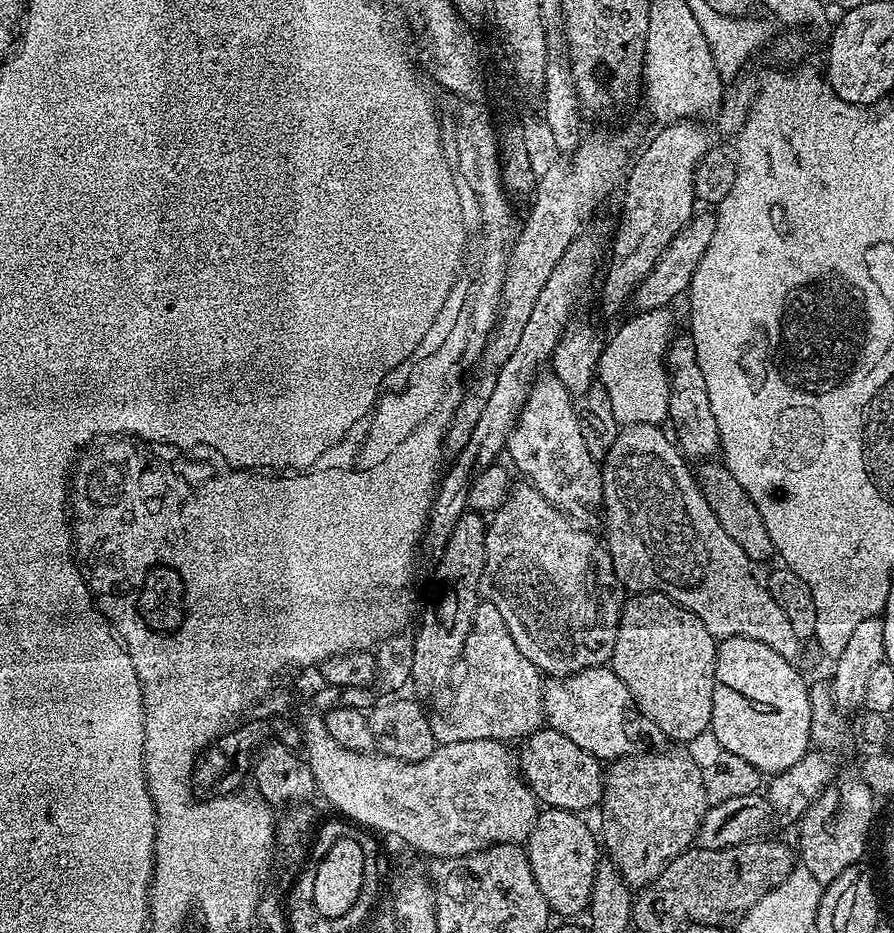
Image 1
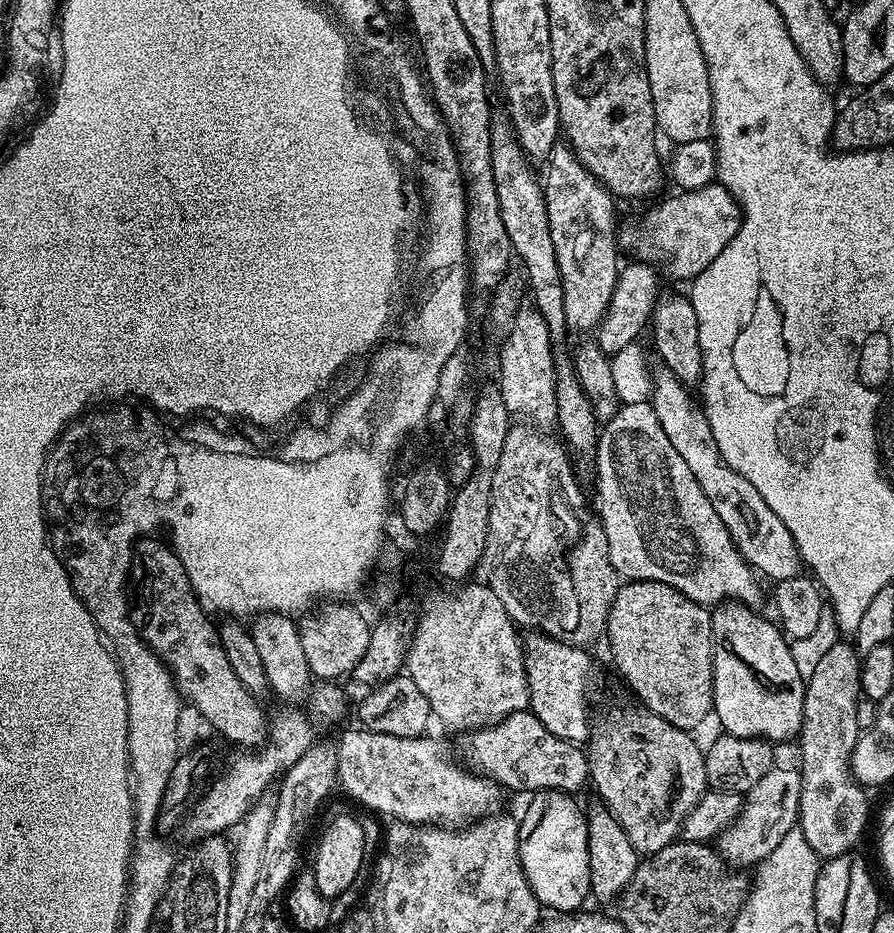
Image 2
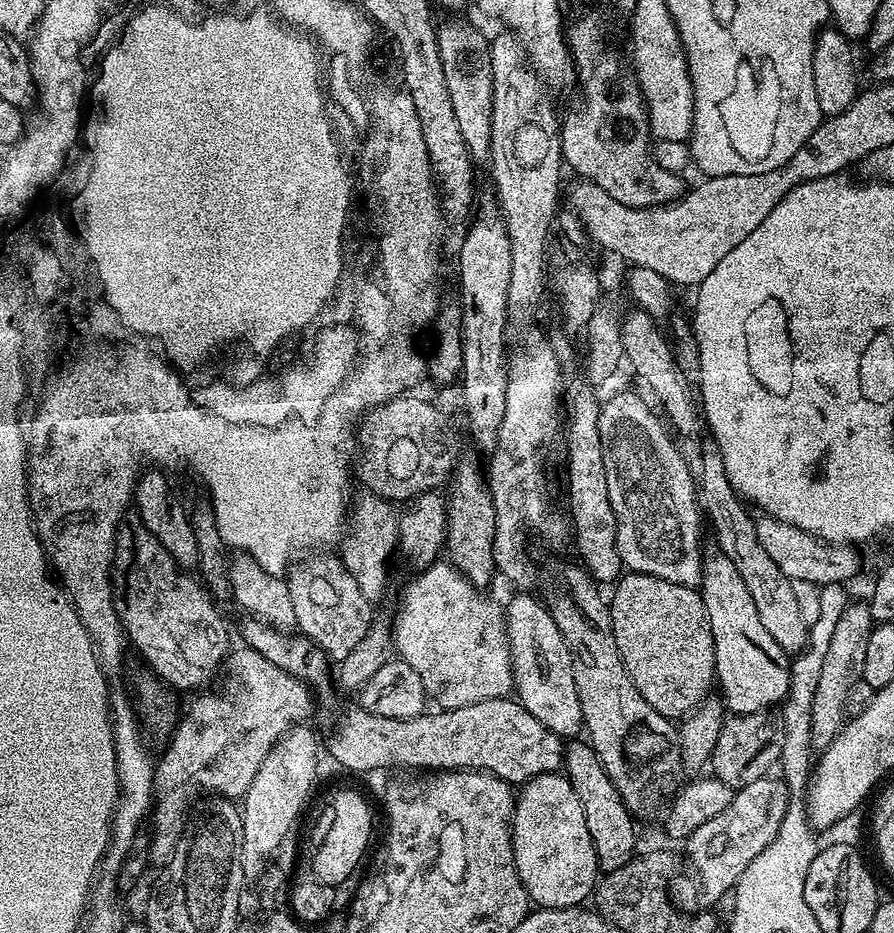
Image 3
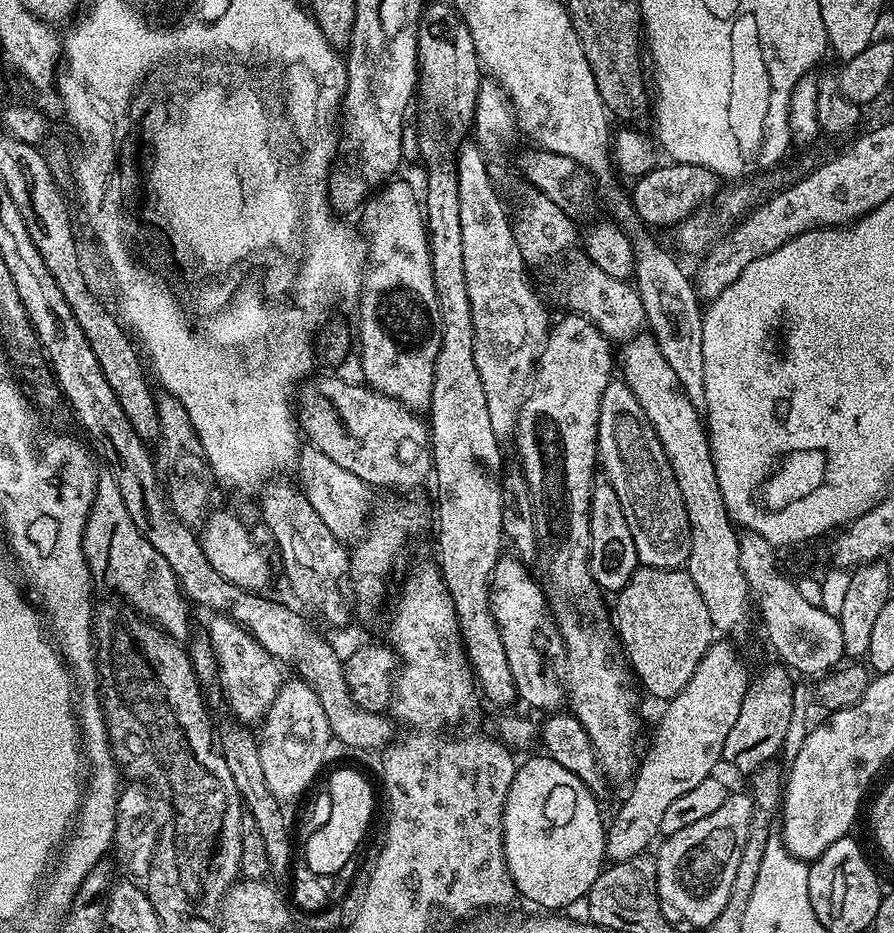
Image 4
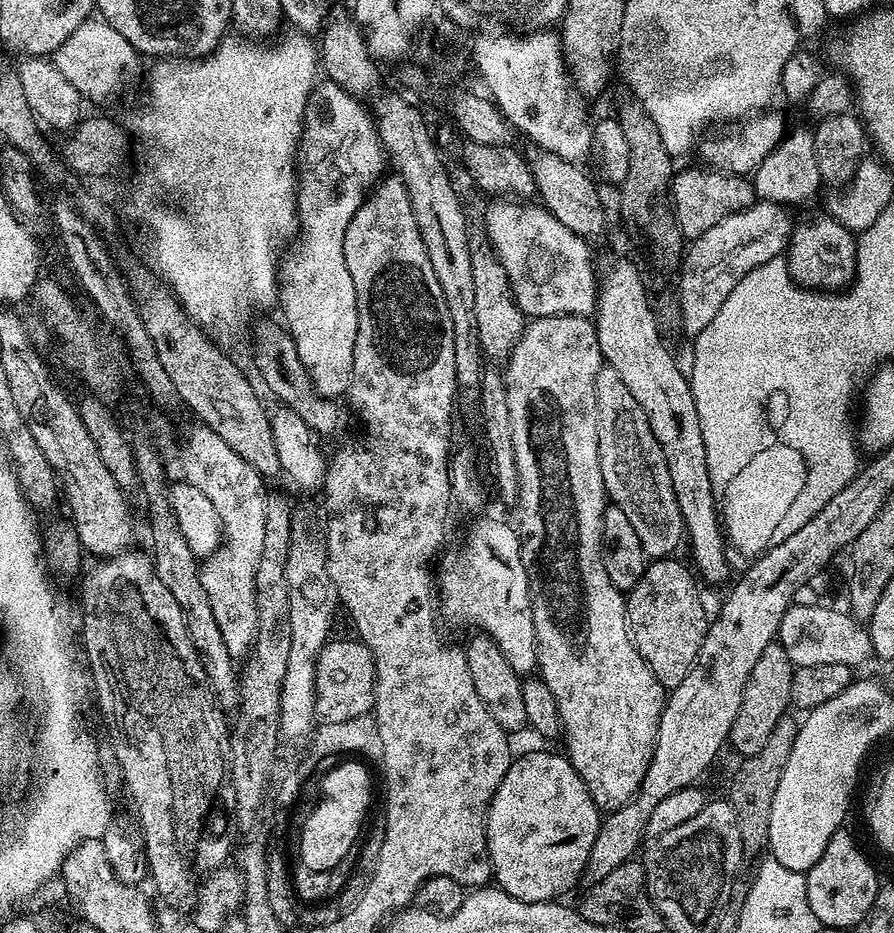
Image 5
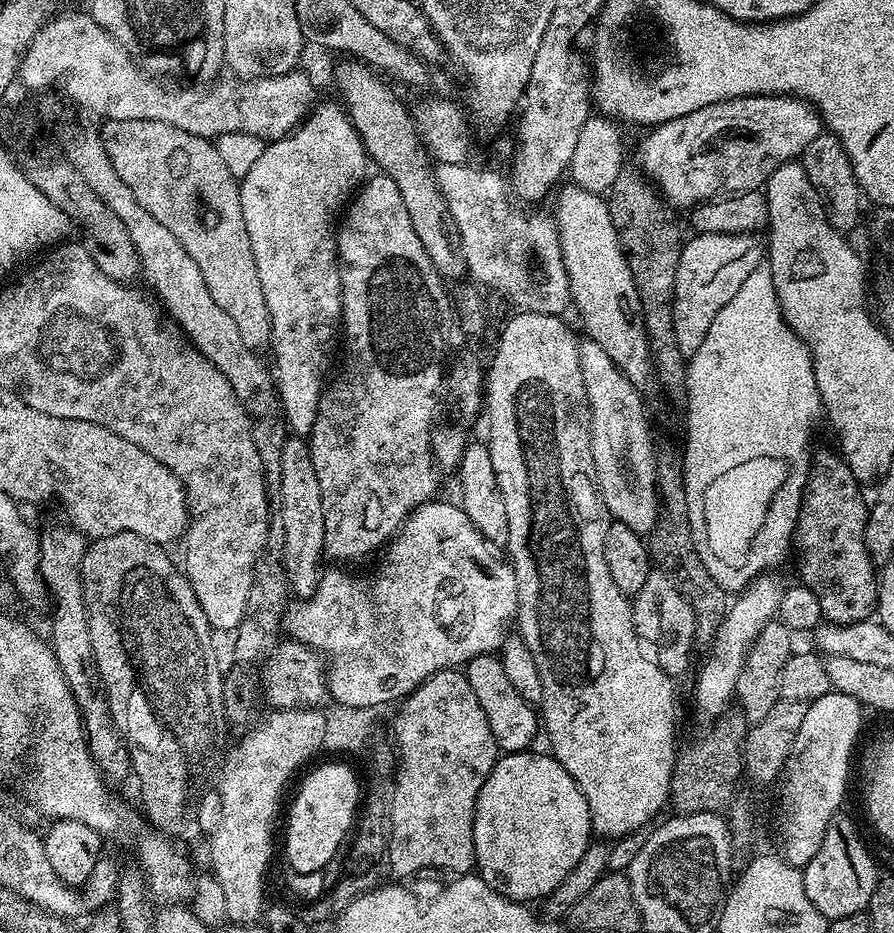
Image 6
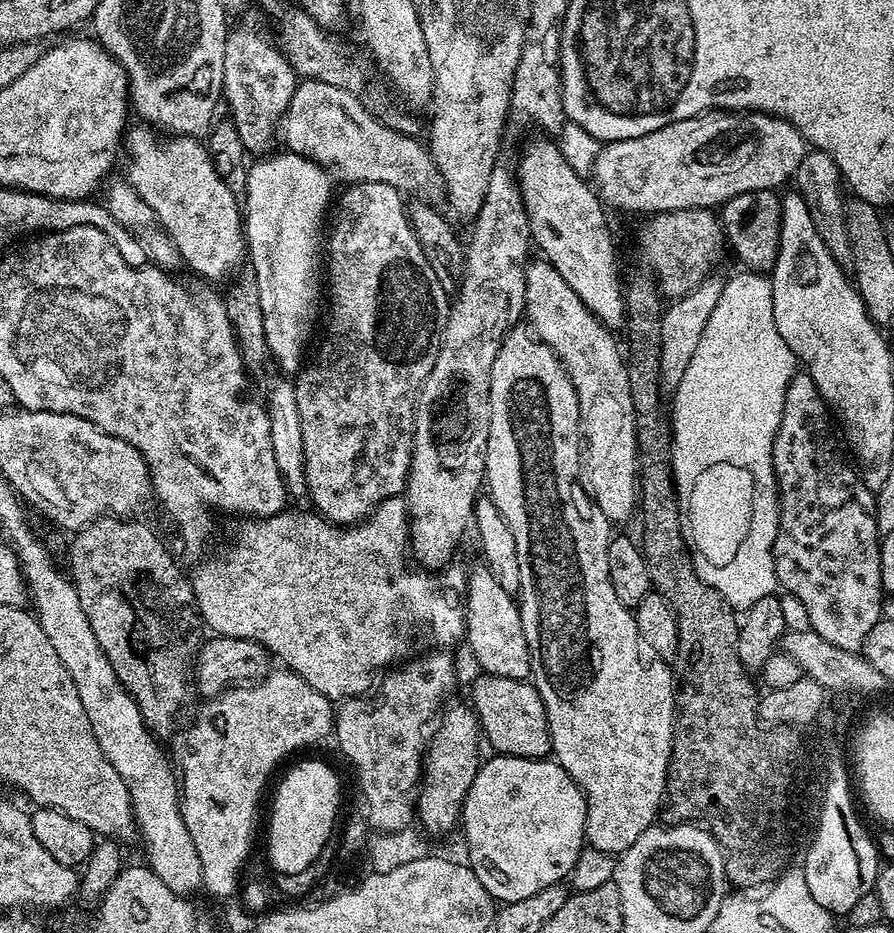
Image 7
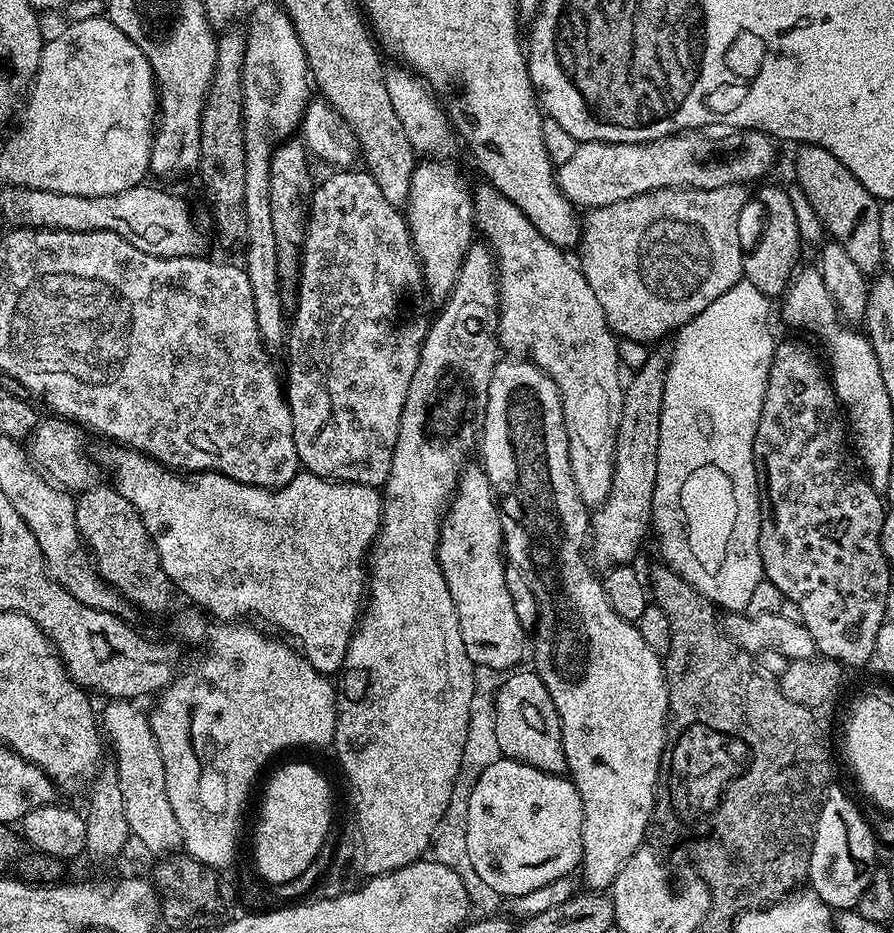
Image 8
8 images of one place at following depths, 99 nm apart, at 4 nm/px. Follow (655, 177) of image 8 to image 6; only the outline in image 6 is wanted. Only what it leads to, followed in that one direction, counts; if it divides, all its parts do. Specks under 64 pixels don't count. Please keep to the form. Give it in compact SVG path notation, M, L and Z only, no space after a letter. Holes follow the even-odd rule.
M739 96L702 106L702 110L694 110L682 118L655 125L649 131L652 133L637 146L636 160L640 163L639 171L655 184L657 192L669 204L688 210L706 200L763 189L770 174L774 174L778 166L793 163L803 156L806 146L810 146L821 131L820 113L796 96Z

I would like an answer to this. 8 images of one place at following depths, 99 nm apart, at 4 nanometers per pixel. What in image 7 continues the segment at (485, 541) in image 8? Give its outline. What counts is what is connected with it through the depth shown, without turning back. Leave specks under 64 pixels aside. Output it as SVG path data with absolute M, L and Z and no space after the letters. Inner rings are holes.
M478 566L466 576L464 600L464 626L466 645L472 651L481 673L498 678L528 680L532 675L532 651L528 649L526 634L522 630L522 618L513 593L502 590L494 582L494 574L485 566Z

